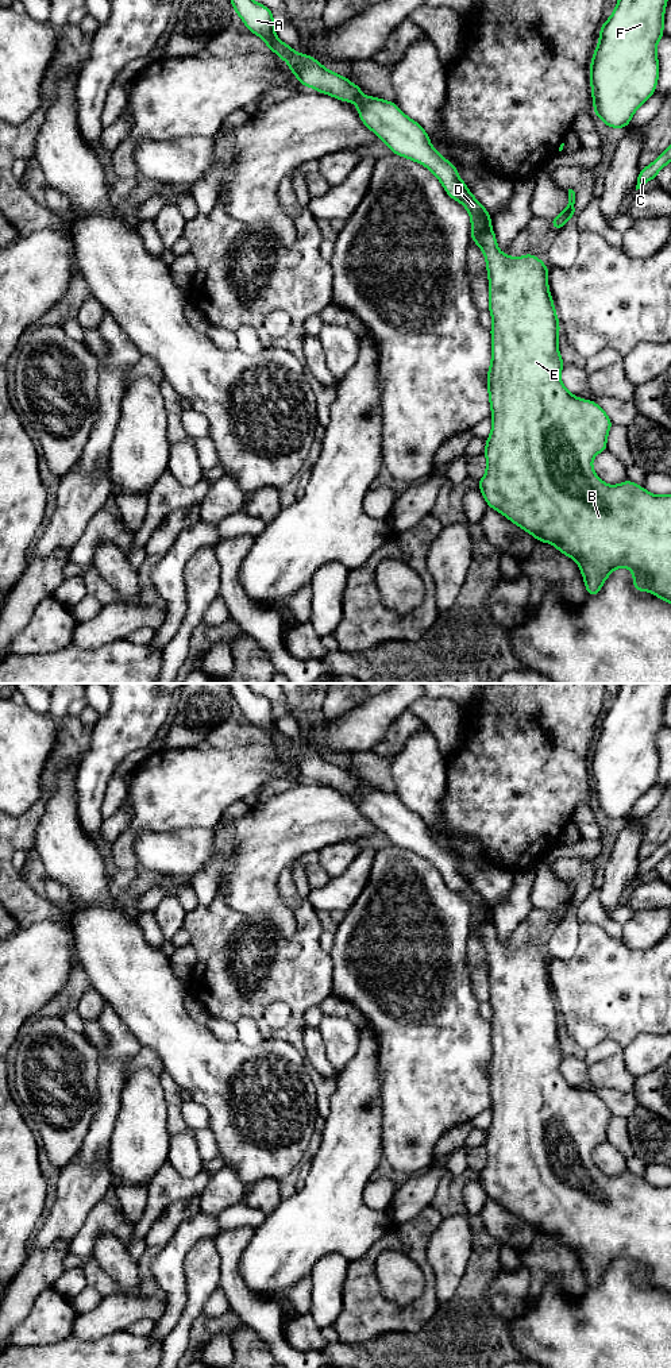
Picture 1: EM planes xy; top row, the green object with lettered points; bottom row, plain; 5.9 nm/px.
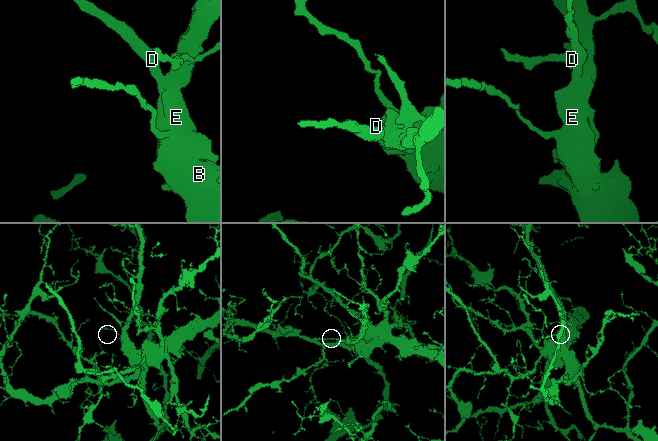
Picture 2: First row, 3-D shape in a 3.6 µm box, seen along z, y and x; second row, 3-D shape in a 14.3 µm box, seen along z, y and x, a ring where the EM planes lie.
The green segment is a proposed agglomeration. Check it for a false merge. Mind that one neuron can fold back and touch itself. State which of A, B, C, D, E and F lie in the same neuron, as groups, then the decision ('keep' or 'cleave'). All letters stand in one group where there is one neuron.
A B D E F / C | cleave

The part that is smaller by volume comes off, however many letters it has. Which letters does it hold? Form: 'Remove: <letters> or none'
Remove: C

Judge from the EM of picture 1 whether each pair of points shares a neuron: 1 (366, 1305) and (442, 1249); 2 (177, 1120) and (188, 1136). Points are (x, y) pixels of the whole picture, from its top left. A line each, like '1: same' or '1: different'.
1: different
2: different

